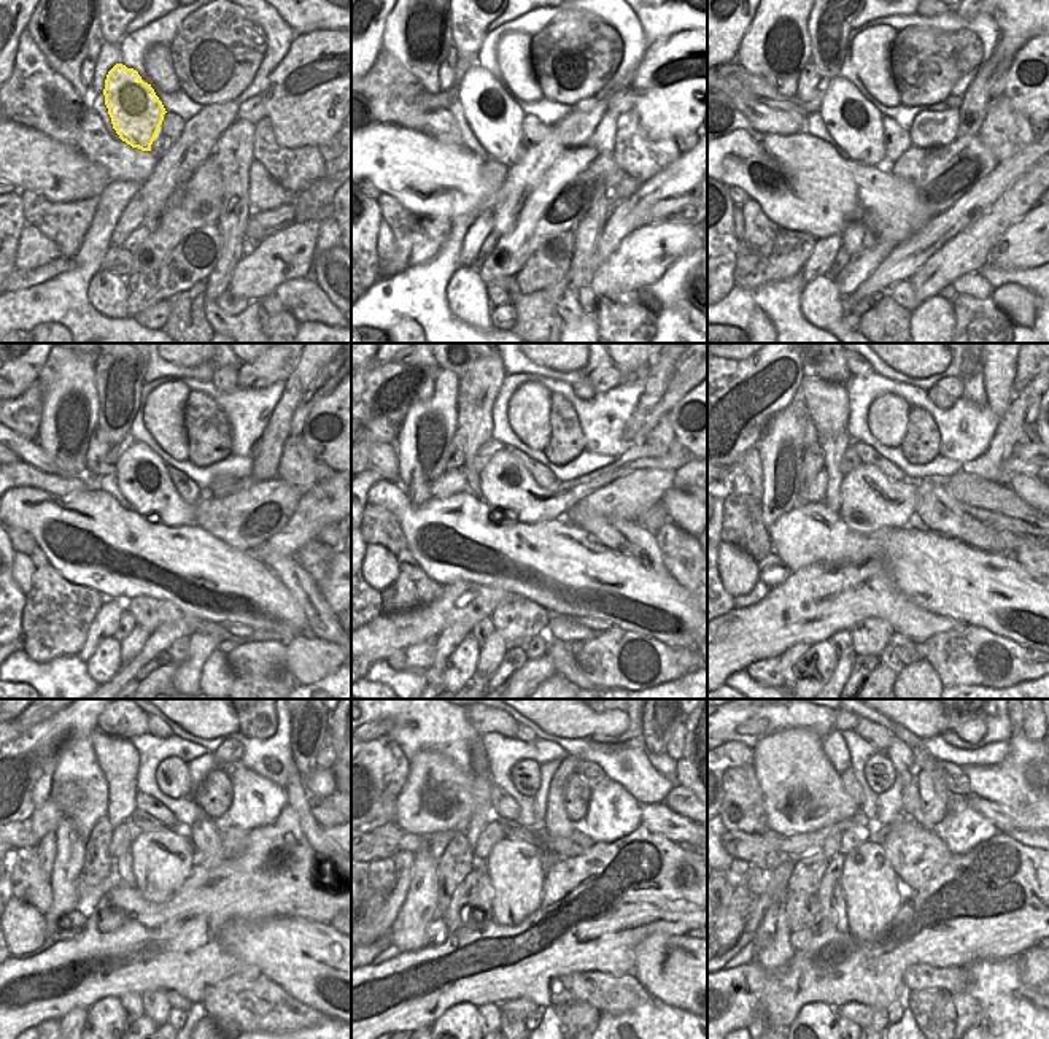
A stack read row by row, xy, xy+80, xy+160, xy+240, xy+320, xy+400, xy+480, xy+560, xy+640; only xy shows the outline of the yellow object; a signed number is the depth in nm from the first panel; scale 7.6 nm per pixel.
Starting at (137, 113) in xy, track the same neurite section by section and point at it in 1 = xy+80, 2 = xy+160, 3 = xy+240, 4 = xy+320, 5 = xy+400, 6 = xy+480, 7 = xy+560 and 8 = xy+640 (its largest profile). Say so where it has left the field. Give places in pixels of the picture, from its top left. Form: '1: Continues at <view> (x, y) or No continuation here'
1: Continues at xy+80 (495, 119)
2: Continues at xy+160 (854, 123)
3: Continues at xy+240 (143, 478)
4: Continues at xy+320 (506, 483)
5: Continues at xy+400 (868, 494)
6: Continues at xy+480 (162, 860)
7: Continues at xy+560 (517, 874)
8: Continues at xy+640 (873, 893).

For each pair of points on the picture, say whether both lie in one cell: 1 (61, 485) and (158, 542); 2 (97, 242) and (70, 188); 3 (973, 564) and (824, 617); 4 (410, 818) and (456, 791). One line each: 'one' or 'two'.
1: two
2: two
3: two
4: one

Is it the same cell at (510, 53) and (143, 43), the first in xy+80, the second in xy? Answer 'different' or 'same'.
different

